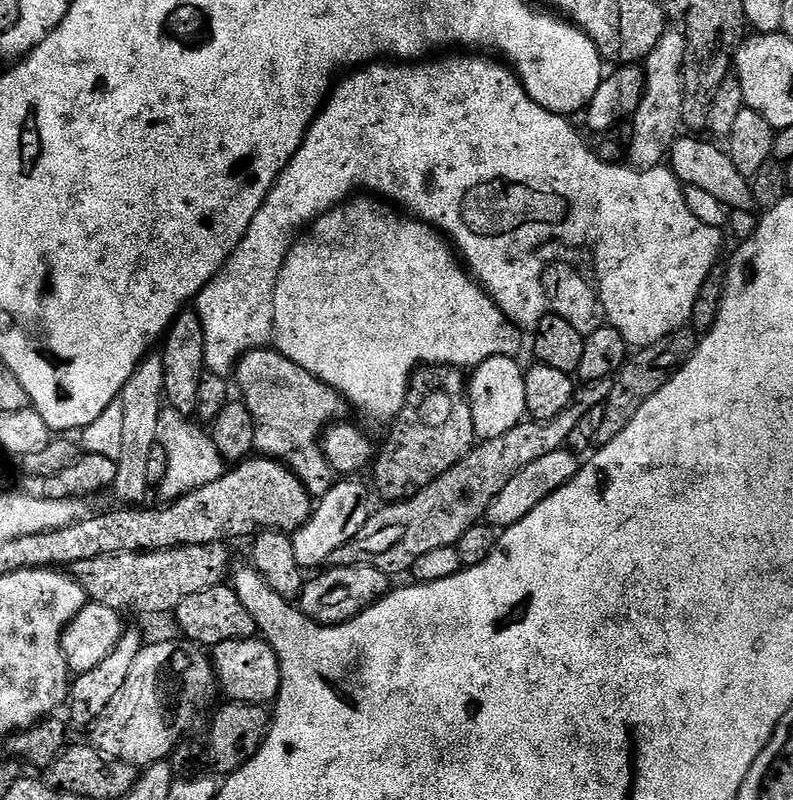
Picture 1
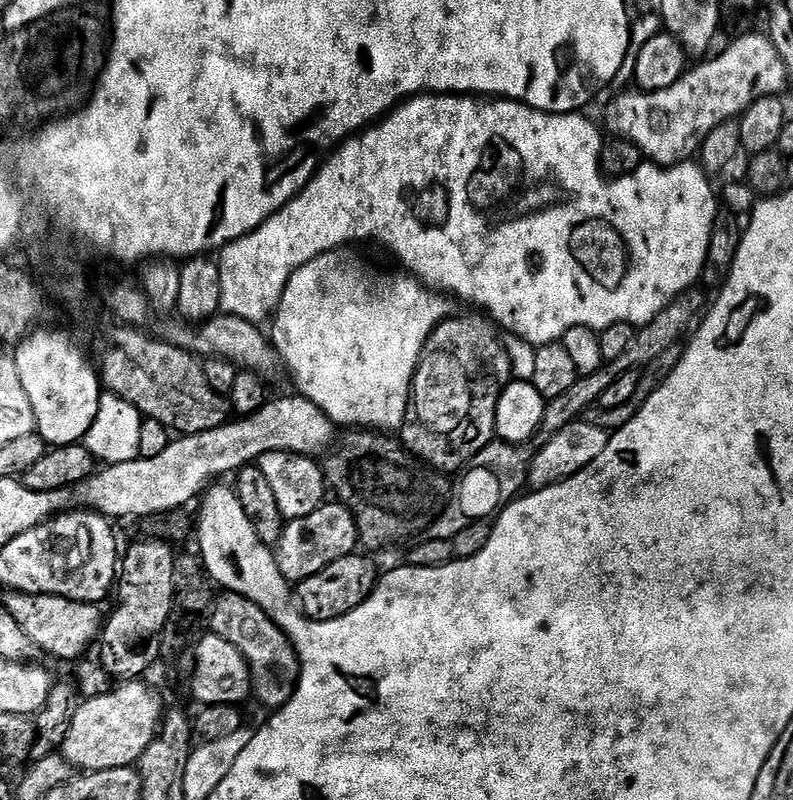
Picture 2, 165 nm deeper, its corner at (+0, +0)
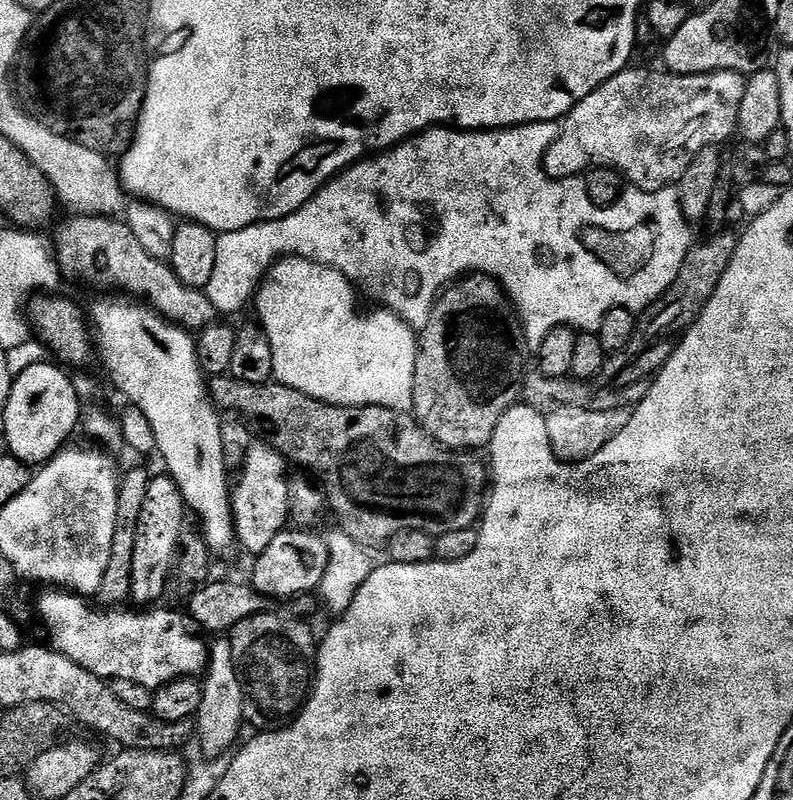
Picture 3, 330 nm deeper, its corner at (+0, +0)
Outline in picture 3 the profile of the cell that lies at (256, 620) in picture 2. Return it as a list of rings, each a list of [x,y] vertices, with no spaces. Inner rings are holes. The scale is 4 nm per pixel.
[[[269,610],[238,622],[230,630],[234,662],[238,670],[240,684],[244,688],[246,720],[249,725],[253,724],[256,730],[279,729],[282,722],[299,713],[314,687],[318,636],[315,636],[304,624],[307,623],[303,619],[293,618],[288,614],[279,616],[275,610]]]

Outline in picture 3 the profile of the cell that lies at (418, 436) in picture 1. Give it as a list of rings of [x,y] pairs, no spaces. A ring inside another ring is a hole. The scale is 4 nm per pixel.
[[[473,274],[465,276],[444,289],[442,295],[436,300],[436,305],[432,307],[432,317],[428,324],[422,329],[422,335],[418,340],[416,349],[416,377],[414,378],[414,398],[412,399],[412,408],[419,424],[422,425],[425,432],[436,441],[437,445],[449,450],[480,450],[476,448],[487,449],[492,443],[492,435],[498,426],[500,416],[506,414],[516,404],[521,403],[522,389],[524,387],[526,370],[524,367],[528,364],[528,339],[524,333],[524,321],[520,319],[520,313],[516,311],[513,303],[508,298],[500,281],[492,276],[482,276]]]

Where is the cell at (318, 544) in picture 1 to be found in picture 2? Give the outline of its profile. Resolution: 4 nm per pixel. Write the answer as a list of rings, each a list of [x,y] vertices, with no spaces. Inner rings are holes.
[[[325,502],[318,510],[314,510],[314,514],[306,514],[306,518],[298,518],[285,523],[282,538],[274,545],[276,565],[280,573],[290,582],[299,582],[318,574],[318,570],[326,570],[326,566],[330,566],[330,562],[338,562],[338,558],[353,555],[357,551],[359,538],[360,532],[356,528],[352,511],[345,504]]]

